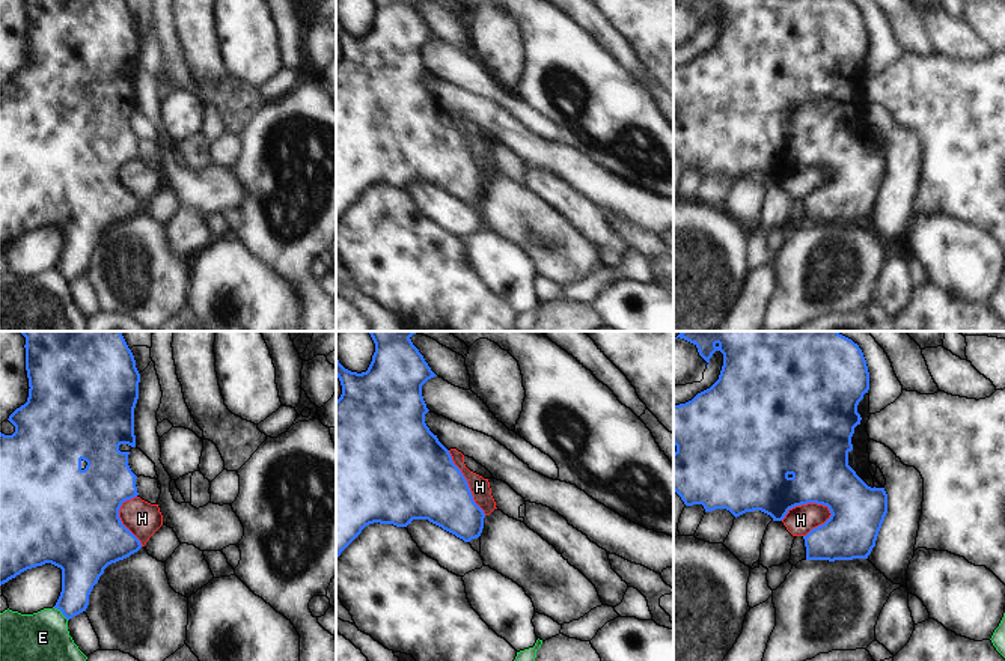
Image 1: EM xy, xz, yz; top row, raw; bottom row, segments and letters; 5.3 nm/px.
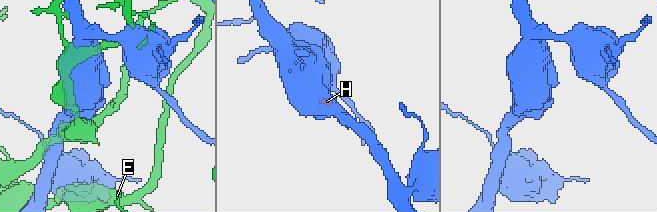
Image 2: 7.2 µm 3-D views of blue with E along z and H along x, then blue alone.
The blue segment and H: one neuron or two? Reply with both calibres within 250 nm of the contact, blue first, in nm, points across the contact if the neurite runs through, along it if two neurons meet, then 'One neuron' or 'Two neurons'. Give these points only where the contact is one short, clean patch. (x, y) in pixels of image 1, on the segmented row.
Thickness 320 nm (blue) against 160 nm. Two neurons

